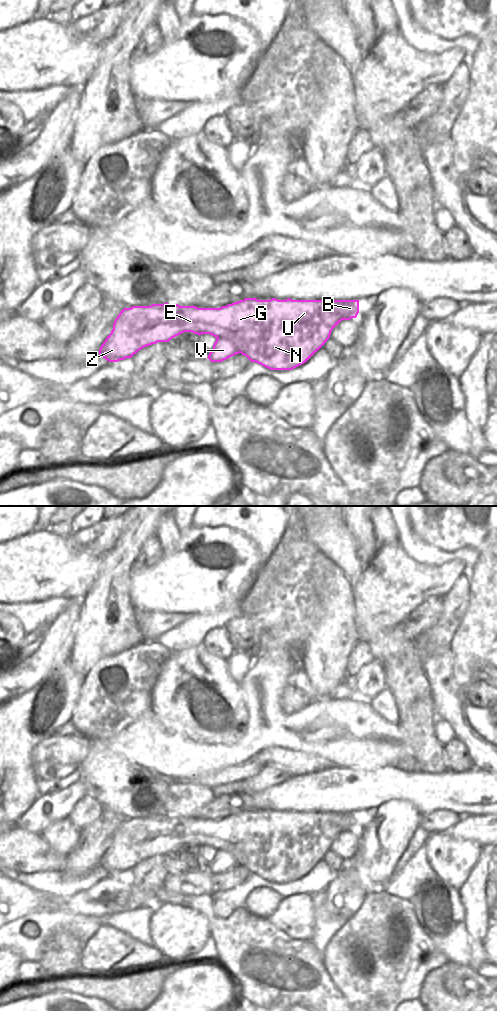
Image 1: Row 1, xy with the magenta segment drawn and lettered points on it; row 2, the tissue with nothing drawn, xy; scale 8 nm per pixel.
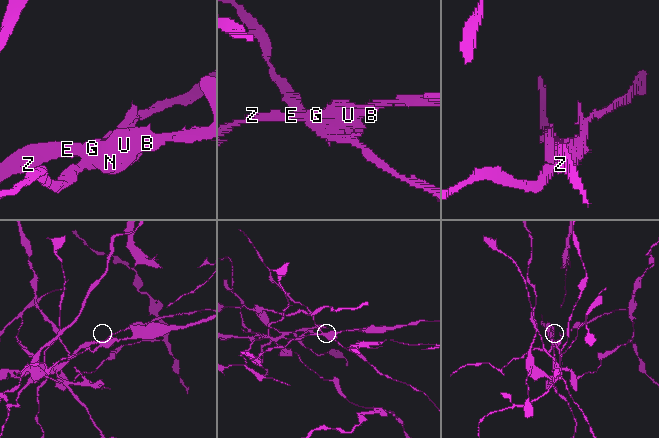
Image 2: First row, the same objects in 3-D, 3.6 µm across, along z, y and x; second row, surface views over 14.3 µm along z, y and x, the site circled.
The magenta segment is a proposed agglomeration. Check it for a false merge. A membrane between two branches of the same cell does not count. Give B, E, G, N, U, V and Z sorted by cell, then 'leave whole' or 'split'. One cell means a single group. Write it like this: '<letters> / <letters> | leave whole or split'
B E G N U Z / V | split

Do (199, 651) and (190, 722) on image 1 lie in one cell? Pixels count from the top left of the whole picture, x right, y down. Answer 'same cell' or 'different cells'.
same cell

